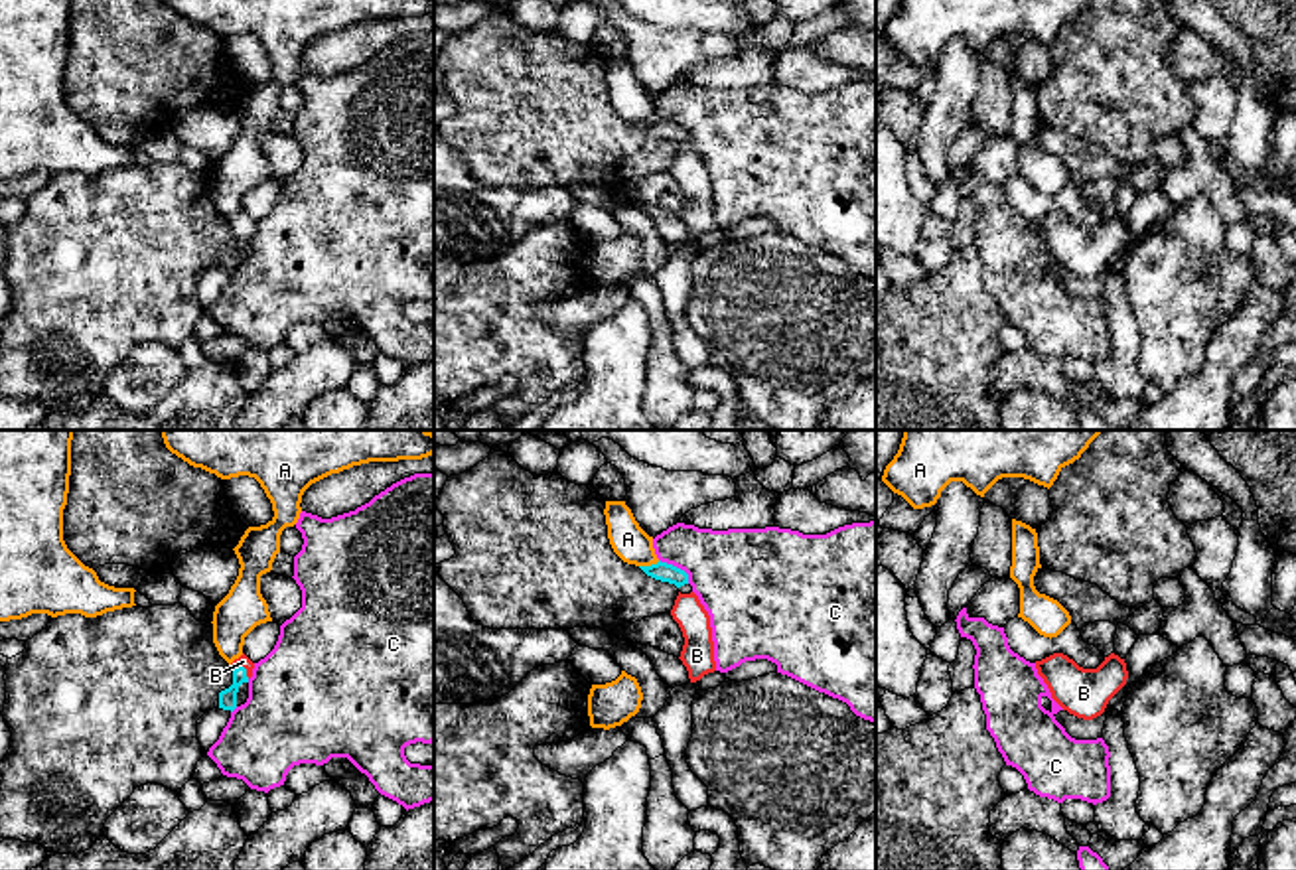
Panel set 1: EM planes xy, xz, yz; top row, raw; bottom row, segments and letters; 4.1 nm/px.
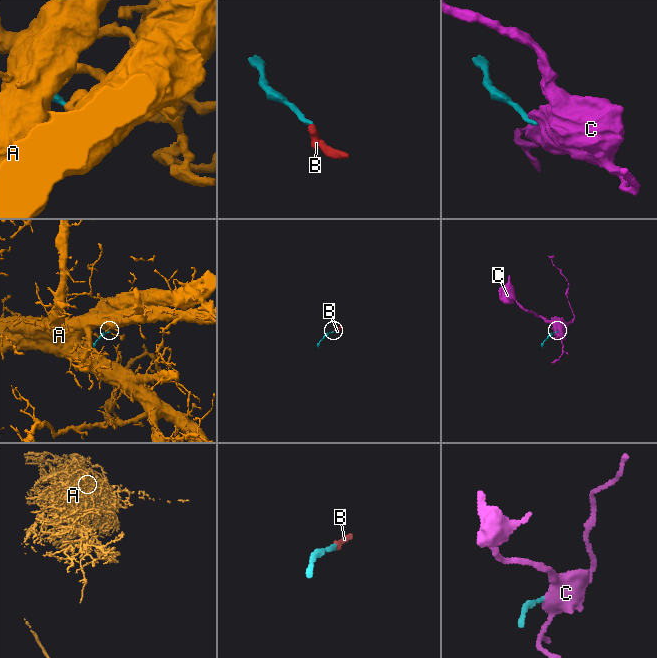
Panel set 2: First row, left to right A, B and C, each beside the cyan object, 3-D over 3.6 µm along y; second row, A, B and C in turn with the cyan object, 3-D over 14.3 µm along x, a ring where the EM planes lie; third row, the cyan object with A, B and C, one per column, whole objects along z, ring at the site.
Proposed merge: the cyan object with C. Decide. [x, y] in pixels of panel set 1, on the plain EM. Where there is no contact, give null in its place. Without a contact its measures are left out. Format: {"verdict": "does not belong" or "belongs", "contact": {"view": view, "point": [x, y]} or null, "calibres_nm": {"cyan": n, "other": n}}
{"verdict": "does not belong", "contact": {"view": "xz", "point": [675, 125]}, "calibres_nm": {"cyan": 80, "other": 360}}

